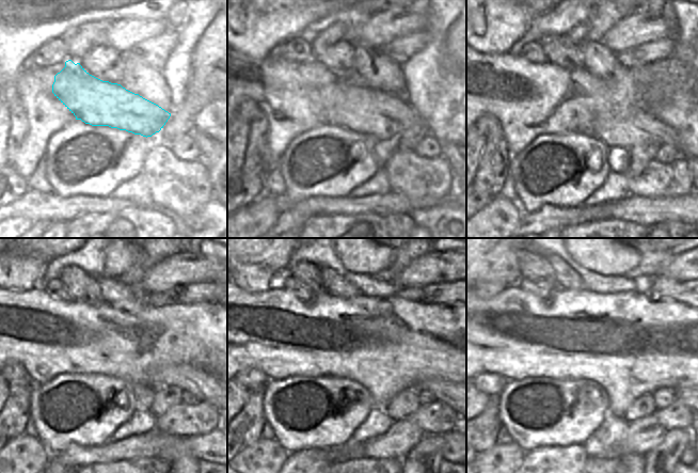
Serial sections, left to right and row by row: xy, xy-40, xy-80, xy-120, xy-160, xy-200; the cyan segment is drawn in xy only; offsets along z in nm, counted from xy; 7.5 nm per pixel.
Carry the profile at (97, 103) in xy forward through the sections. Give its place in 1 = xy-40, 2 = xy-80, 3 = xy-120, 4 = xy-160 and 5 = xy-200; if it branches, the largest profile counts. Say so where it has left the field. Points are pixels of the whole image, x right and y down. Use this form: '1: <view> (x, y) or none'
1: xy-40 (368, 111)
2: xy-80 (624, 124)
3: xy-120 (190, 378)
4: xy-160 (444, 391)
5: xy-200 (683, 394)

